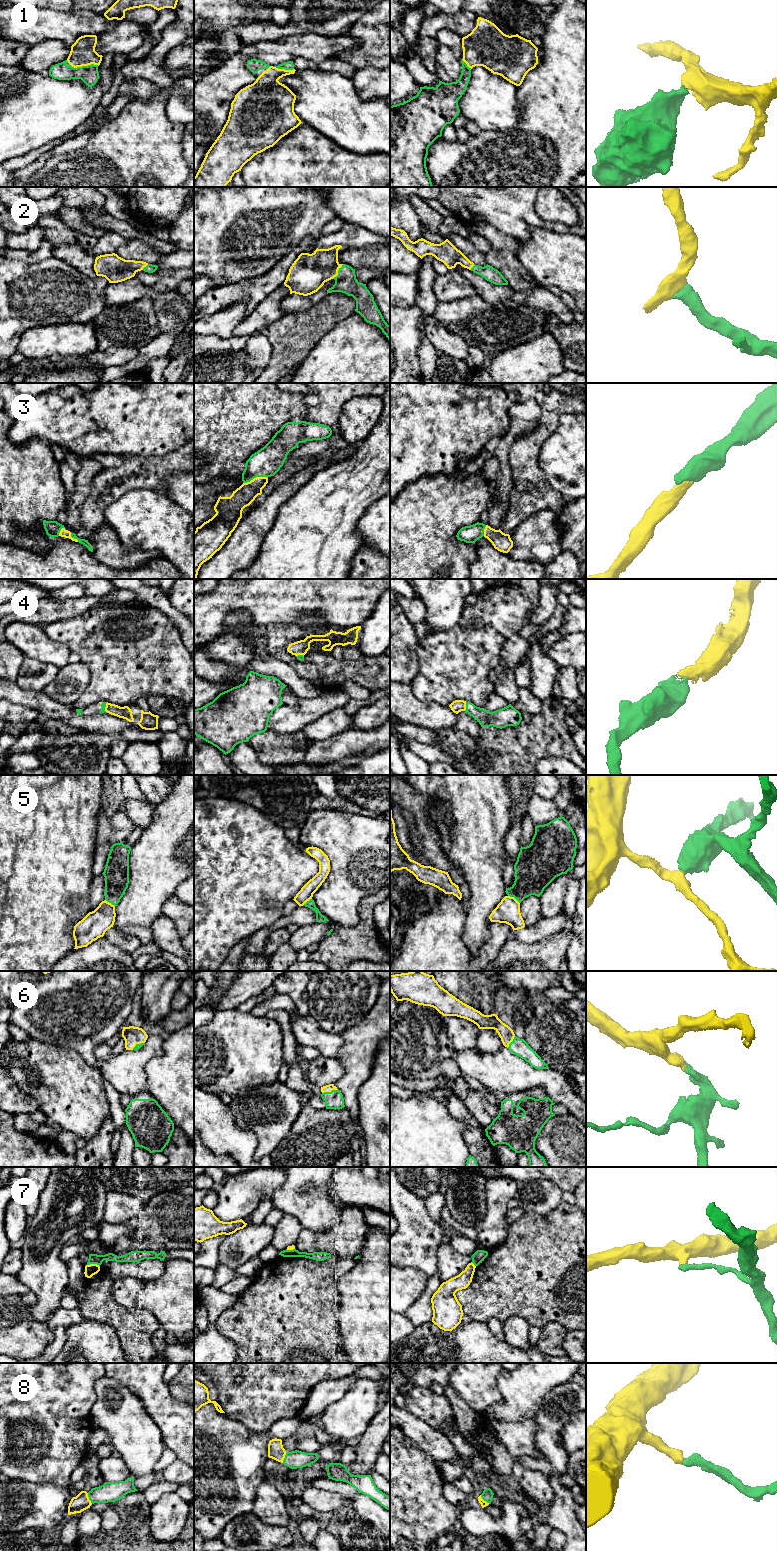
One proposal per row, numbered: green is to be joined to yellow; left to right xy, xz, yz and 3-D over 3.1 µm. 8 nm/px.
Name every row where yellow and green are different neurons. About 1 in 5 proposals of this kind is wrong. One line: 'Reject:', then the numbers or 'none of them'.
Reject: 5, 7

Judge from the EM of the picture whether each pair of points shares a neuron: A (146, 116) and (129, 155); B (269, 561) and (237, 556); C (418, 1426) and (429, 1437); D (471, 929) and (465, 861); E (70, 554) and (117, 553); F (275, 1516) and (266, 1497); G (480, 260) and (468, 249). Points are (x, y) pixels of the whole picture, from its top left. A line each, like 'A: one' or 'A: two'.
A: one
B: two
C: one
D: one
E: two
F: one
G: one

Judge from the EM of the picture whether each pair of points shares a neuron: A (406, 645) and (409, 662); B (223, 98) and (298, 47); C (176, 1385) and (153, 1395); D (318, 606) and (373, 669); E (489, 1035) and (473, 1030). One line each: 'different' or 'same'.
A: same
B: same
C: different
D: different
E: different

